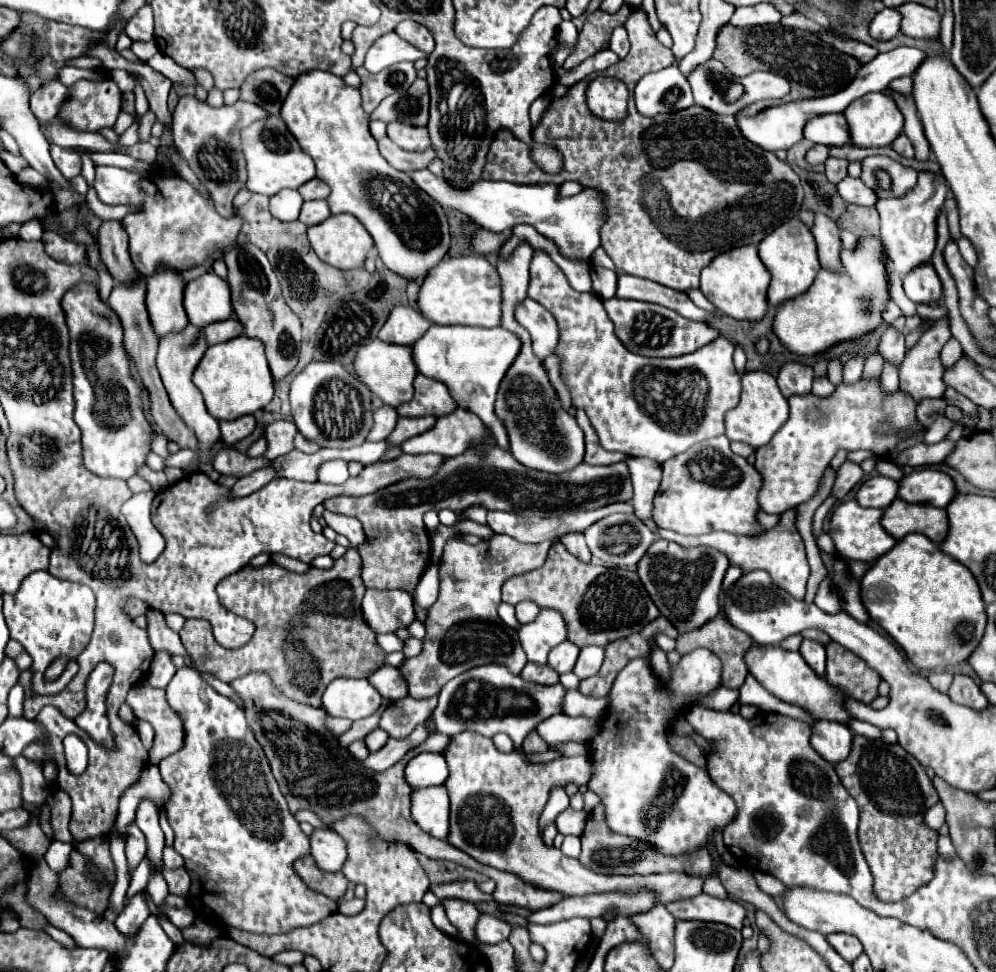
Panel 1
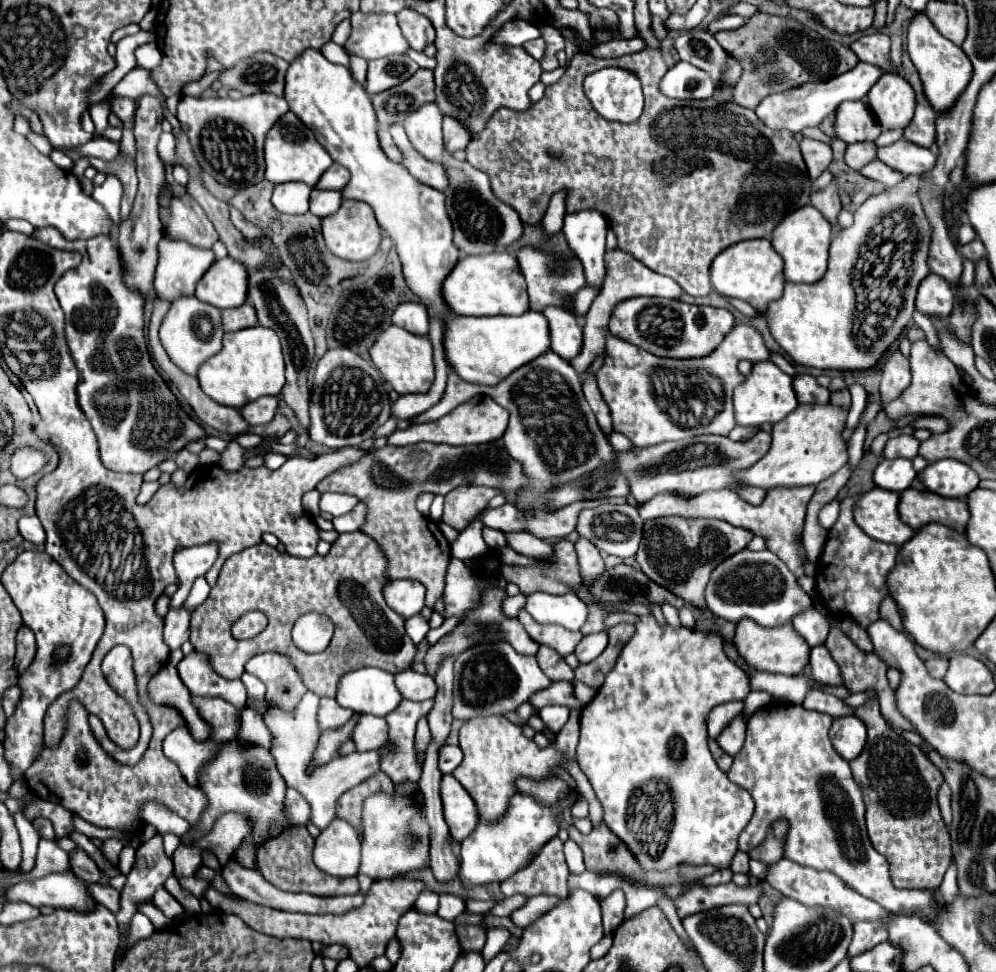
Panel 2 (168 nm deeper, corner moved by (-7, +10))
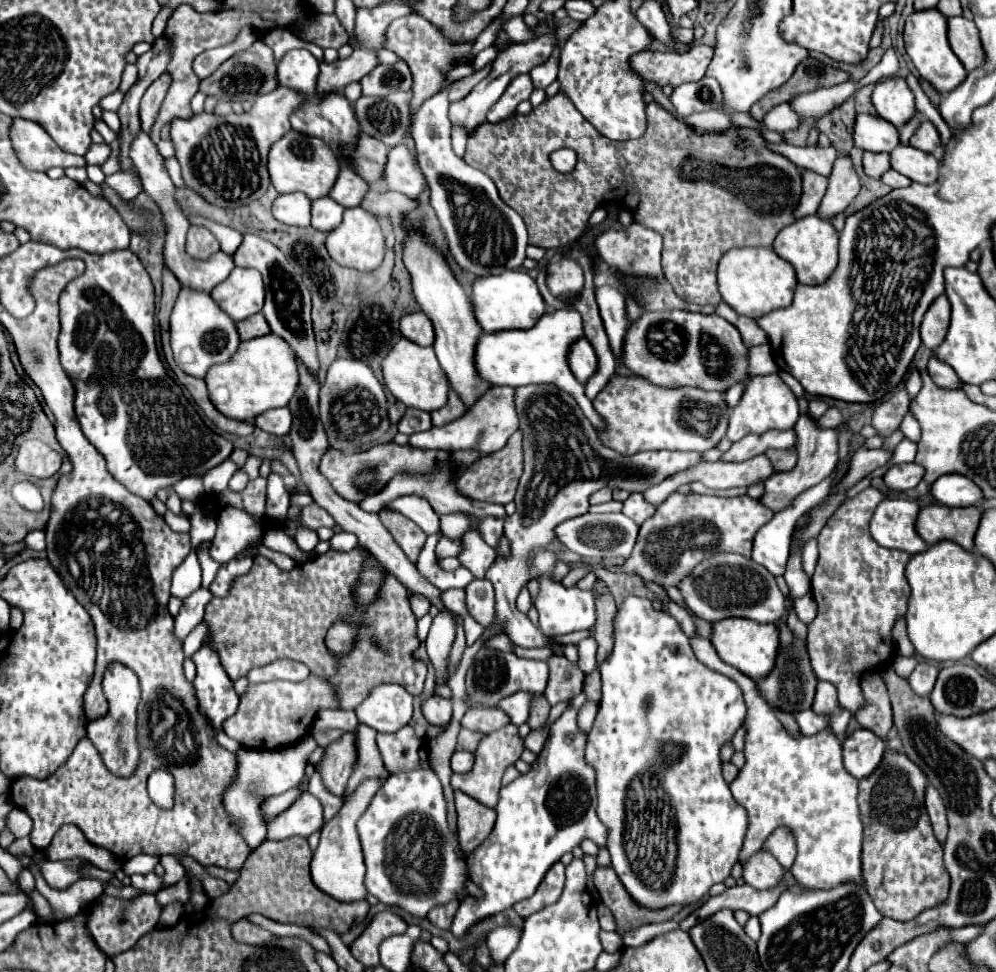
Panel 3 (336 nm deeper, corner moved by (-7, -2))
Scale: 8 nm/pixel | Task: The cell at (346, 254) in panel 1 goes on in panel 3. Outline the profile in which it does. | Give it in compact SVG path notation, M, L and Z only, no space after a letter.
M346 208L344 210L344 220L338 228L334 228L328 234L326 248L328 248L328 254L332 256L332 260L336 264L348 266L348 268L354 268L354 270L362 270L362 272L378 268L382 264L382 258L384 258L384 252L386 252L384 234L380 230L380 224L364 208Z

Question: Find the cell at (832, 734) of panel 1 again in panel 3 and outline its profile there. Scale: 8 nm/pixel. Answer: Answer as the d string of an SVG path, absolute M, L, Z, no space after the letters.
M860 728L848 734L842 744L844 768L858 780L866 778L878 766L882 752L884 752L884 742L874 732Z

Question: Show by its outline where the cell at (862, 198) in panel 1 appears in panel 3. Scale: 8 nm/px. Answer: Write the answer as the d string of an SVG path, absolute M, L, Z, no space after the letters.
M888 170L886 174L882 174L882 178L880 178L884 184L888 184L890 188L904 188L904 186L908 186L912 180L910 178L906 178L906 176L902 176L902 174L898 174L896 170Z

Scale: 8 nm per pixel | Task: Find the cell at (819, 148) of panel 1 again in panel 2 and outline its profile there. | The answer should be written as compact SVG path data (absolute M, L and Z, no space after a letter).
M804 138L800 142L800 150L802 150L804 162L808 166L808 176L814 182L828 168L828 164L832 162L832 148L830 148L830 144Z

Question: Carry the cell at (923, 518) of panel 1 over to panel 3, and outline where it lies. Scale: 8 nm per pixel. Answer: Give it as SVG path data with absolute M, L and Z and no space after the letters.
M922 506L916 518L916 532L932 546L938 540L952 540L964 550L974 550L974 534L980 522L980 508L948 508L948 506Z

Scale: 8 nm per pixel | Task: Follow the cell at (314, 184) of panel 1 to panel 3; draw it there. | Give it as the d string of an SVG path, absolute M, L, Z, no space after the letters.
M342 168L334 188L330 190L330 198L342 204L344 208L354 208L360 204L360 198L364 198L366 190L368 190L368 184L354 170Z

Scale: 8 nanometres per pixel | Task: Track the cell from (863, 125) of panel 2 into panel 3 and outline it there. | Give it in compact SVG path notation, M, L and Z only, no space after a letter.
M858 114L854 124L854 146L868 152L890 152L898 146L898 130L884 118Z

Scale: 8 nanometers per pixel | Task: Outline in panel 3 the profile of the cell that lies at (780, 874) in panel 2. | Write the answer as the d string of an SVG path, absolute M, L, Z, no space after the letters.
M758 852L742 868L746 884L750 884L756 890L772 890L780 886L782 878L786 876L786 870L768 852Z

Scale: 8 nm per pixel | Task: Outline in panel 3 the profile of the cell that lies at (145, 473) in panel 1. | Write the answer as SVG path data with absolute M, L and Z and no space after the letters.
M166 512L164 514L164 520L166 520L166 524L174 530L174 532L190 532L190 522L188 522L188 518L186 516L182 516L182 514L174 514L174 512Z

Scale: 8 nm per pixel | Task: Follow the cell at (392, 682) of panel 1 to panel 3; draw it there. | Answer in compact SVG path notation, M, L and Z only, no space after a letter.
M430 696L430 698L426 698L424 704L422 704L422 714L424 714L424 718L426 718L430 724L442 726L442 724L448 724L450 718L452 718L452 704L450 704L450 700L446 700L446 698Z

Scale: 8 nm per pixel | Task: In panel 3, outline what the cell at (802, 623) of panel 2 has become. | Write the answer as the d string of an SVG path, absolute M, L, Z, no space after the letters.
M806 594L806 596L794 600L794 612L804 624L810 624L812 618L816 618L816 602L810 596L812 594Z

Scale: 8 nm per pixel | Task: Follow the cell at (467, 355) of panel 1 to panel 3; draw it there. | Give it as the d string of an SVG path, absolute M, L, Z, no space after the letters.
M556 310L550 314L544 314L536 326L528 330L500 330L496 334L480 334L474 350L474 364L478 370L478 376L490 384L490 388L496 386L524 386L524 384L556 384L562 386L562 390L568 390L574 394L576 402L580 404L586 418L592 422L594 430L604 432L604 418L594 410L592 402L584 396L584 386L572 376L566 354L570 344L582 336L582 318L576 310Z

